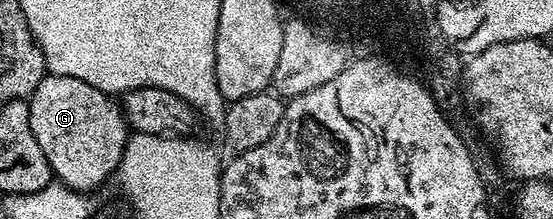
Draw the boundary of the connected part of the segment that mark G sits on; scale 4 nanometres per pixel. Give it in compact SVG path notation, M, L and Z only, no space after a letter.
M48 73L27 98L30 131L46 155L53 178L68 188L87 189L98 186L115 172L130 136L119 104L103 93L99 84L74 79L70 75Z

